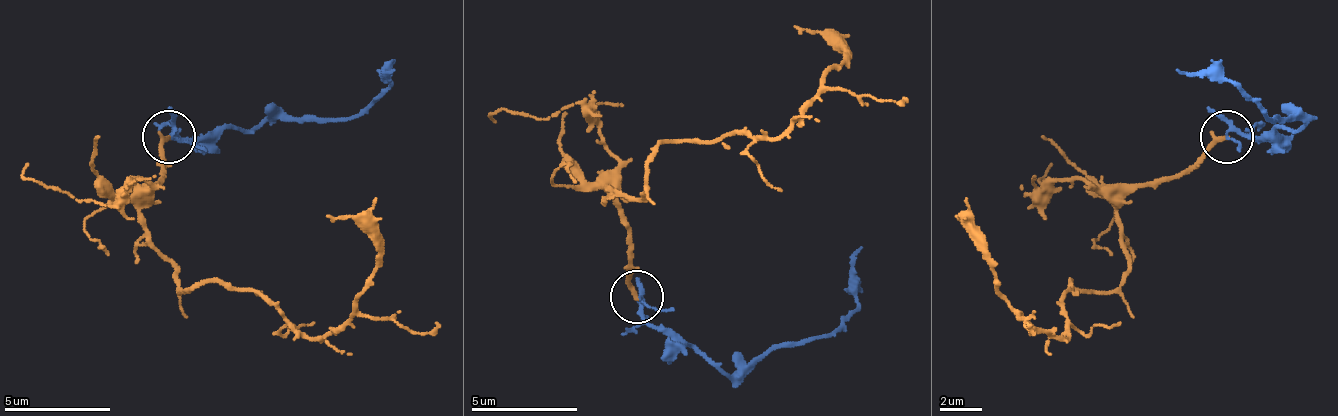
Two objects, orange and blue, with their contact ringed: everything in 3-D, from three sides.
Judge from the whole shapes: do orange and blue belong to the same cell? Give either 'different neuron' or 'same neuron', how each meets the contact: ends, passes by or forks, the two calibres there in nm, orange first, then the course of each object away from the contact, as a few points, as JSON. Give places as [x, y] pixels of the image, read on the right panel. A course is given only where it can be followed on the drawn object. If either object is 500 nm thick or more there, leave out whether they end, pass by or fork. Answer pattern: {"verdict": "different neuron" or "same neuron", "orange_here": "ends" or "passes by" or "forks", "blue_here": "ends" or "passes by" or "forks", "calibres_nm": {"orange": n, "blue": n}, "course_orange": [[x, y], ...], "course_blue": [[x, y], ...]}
{"verdict": "different neuron", "orange_here": "ends", "blue_here": "forks", "calibres_nm": {"orange": 240, "blue": 150}, "course_orange": [[1228, 137], [1137, 185], [1116, 212], [1127, 265], [1111, 291], [1074, 281], [1063, 339], [1026, 318], [957, 217]], "course_blue": [[1228, 137], [1254, 137], [1275, 127], [1297, 132], [1302, 122], [1270, 122], [1265, 111], [1233, 84], [1174, 68]]}

